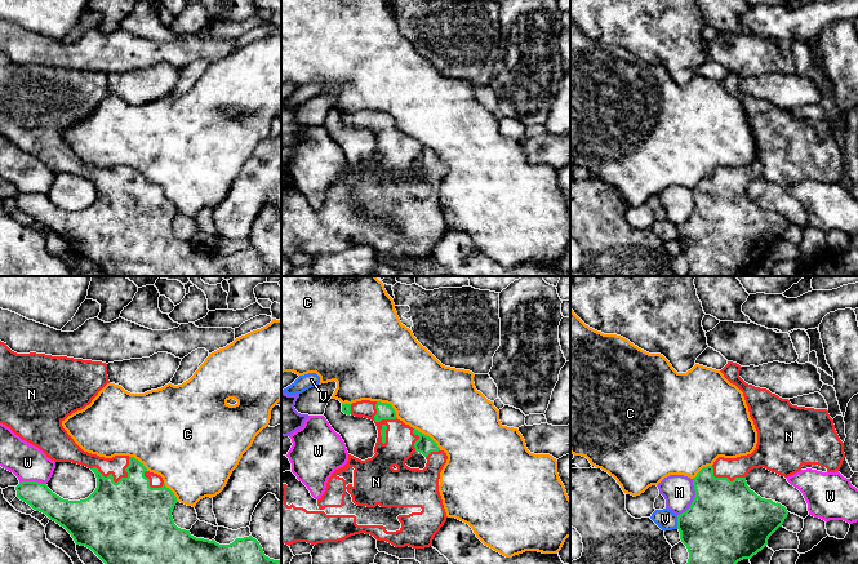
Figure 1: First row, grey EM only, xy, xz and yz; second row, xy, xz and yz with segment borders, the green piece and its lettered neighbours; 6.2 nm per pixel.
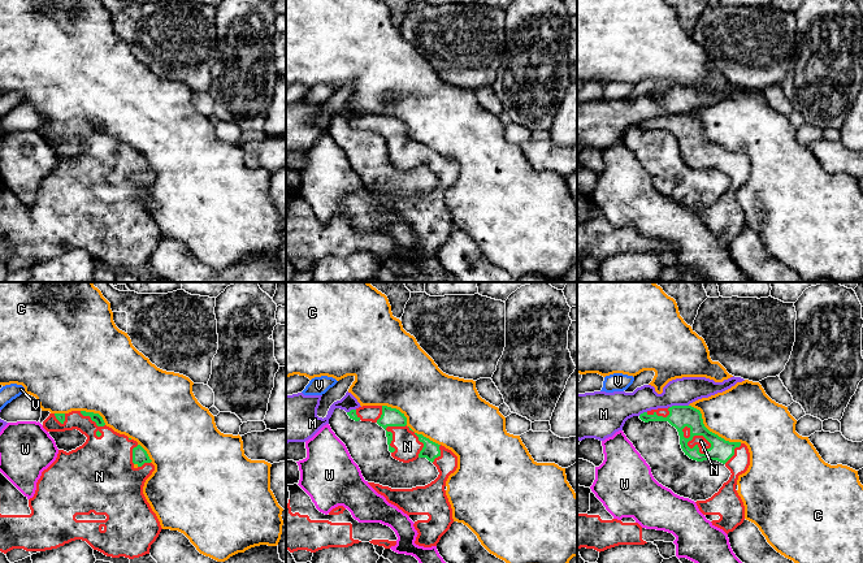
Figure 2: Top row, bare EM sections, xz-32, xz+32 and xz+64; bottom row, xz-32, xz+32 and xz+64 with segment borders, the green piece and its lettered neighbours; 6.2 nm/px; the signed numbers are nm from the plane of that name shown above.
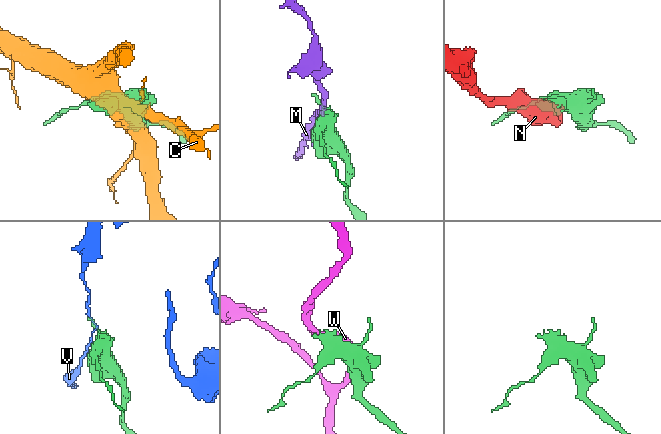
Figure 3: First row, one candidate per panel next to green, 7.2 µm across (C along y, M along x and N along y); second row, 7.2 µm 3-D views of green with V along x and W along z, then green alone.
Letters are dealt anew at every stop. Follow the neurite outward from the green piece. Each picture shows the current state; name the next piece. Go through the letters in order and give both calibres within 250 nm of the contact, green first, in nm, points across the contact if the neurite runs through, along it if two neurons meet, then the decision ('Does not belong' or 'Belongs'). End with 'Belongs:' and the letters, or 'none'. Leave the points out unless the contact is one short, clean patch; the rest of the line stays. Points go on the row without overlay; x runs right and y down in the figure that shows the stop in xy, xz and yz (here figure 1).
C: Thickness 110 nm (green) against 460 nm. Does not belong
M: Thickness 500 nm (green) against 190 nm. Does not belong
N: Thickness 500 nm (green) against 120 nm. Belongs
V: Thickness 440 nm (green) against 120 nm. Boundary: yz (676, 226), (678, 239). Does not belong
W: Thickness 160 nm (green) against 220 nm. Boundary: xy (19, 192), (40, 192), (45, 195). Does not belong
Belongs: N

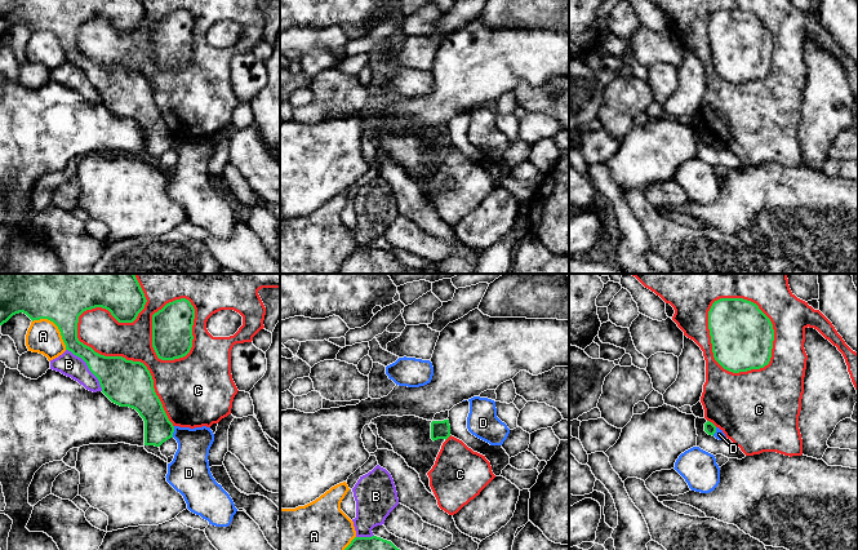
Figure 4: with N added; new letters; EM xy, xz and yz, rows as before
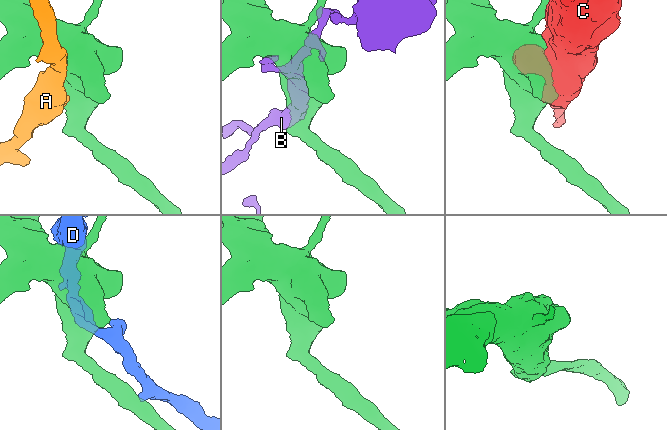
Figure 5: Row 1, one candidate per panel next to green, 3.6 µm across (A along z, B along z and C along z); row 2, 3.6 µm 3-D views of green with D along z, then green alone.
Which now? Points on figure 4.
A: Thickness 220 nm (green) against 200 nm. Does not belong
B: Thickness 280 nm (green) against 140 nm. Does not belong
C: Thickness 280 nm (green) against 240 nm. Does not belong
D: Thickness 180 nm (green) against 240 nm. Boundary: xy (174, 137), (172, 147). Does not belong
Belongs: none

